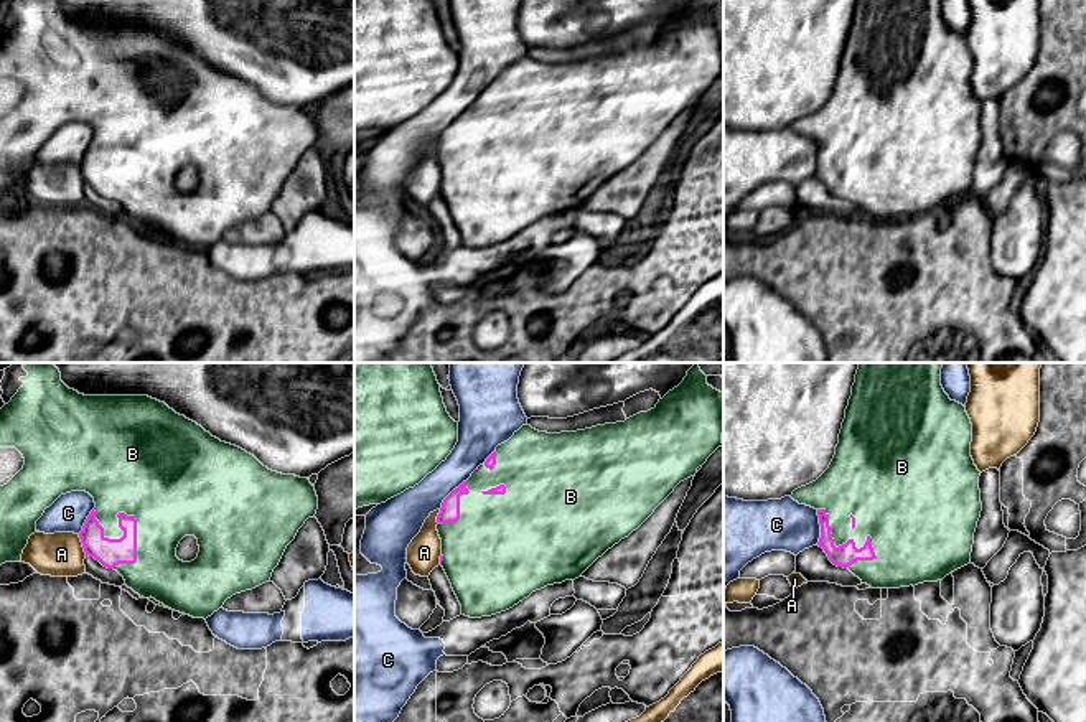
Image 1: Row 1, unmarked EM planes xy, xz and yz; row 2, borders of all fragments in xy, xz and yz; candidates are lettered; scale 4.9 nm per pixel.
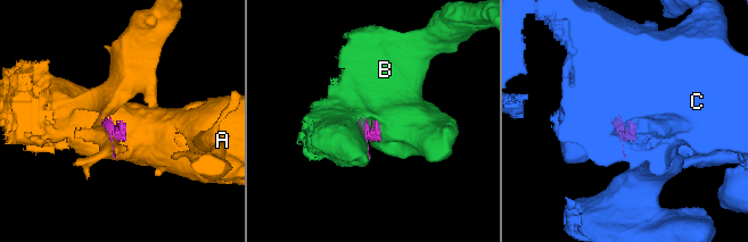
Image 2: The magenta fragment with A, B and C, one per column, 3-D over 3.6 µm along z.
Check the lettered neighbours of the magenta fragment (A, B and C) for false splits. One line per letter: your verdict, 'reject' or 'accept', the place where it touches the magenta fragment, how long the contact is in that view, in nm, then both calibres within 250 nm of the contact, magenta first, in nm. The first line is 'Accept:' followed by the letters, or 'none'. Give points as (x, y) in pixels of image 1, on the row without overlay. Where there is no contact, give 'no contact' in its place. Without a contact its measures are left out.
Accept: B
A: reject; contact xy (83, 175); length 110 nm; calibres 140 and 220 nm
B: accept; contact xy (117, 145); length 340 nm; calibres 140 and 460 nm
C: reject; contact yz (821, 159); length 180 nm; calibres 110 and 260 nm

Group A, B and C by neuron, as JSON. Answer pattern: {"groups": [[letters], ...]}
{"groups": [["A"], ["B"], ["C"]]}

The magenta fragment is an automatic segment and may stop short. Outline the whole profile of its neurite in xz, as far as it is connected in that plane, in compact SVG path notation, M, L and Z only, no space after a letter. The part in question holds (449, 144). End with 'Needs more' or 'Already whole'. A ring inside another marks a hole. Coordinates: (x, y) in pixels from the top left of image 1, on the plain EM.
M689 0L684 12L659 30L654 40L639 43L625 53L560 64L539 63L527 54L522 56L508 73L498 76L486 92L480 96L466 112L463 112L443 130L437 147L437 162L442 170L440 195L461 236L461 246L470 249L491 247L513 239L536 221L578 209L608 180L636 162L681 112L697 104L697 99L702 97L707 89L723 76L722 64L723 23L709 16L707 7L700 0Z. Needs more

